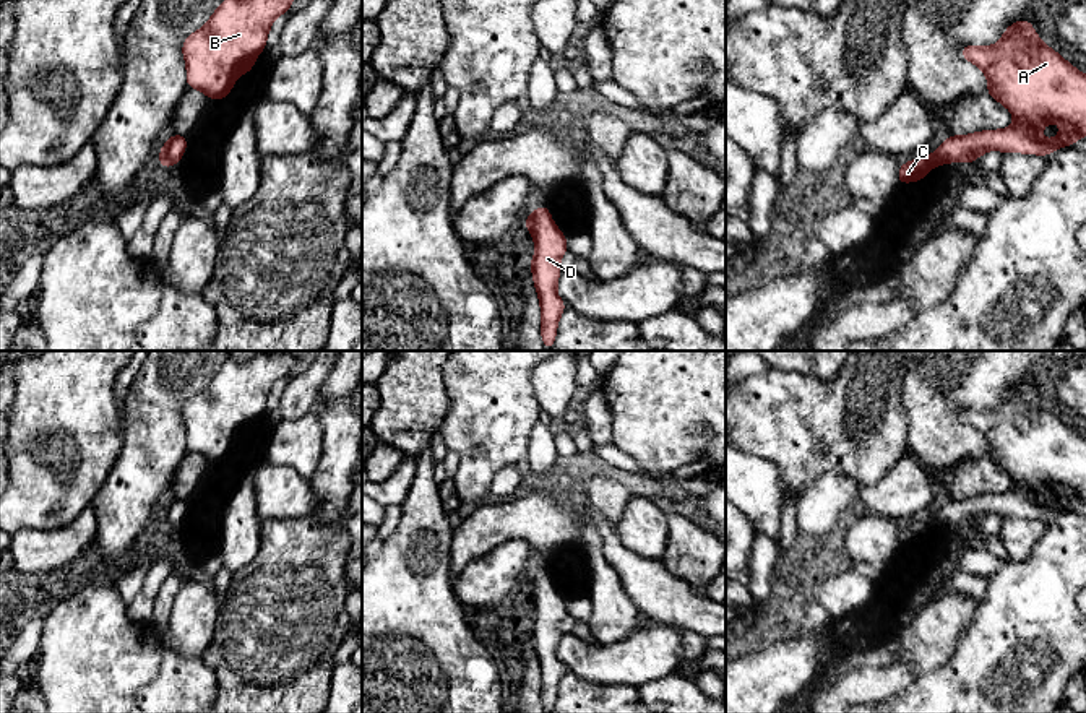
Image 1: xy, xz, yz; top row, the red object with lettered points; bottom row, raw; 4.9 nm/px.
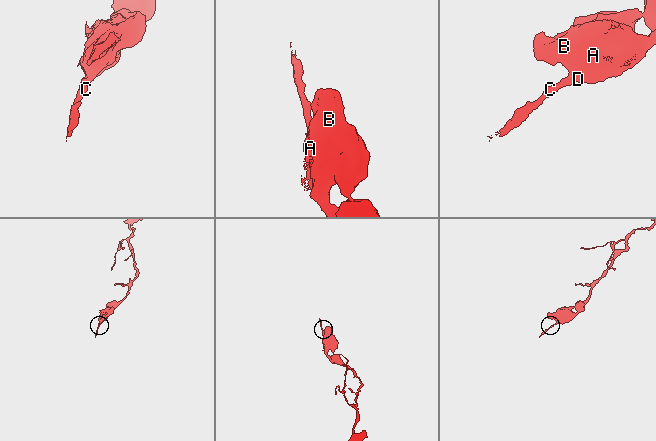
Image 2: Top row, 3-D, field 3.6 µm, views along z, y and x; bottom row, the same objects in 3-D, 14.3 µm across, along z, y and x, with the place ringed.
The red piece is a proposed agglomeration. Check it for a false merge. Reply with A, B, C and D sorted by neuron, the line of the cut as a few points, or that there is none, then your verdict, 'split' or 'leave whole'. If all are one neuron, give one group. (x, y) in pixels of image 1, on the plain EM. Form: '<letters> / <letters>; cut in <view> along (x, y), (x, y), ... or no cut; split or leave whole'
A B C D; no cut; leave whole

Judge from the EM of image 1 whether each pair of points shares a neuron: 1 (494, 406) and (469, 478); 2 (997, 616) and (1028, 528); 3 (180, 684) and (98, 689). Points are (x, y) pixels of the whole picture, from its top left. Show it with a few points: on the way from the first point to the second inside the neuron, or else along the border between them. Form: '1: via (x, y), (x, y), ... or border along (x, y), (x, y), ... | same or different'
1: via (489, 424), (489, 434), (479, 460) | same
2: border along (1042, 533), (1042, 538), (1023, 561), (1010, 561) | different
3: border along (161, 655), (158, 673), (133, 695) | different

